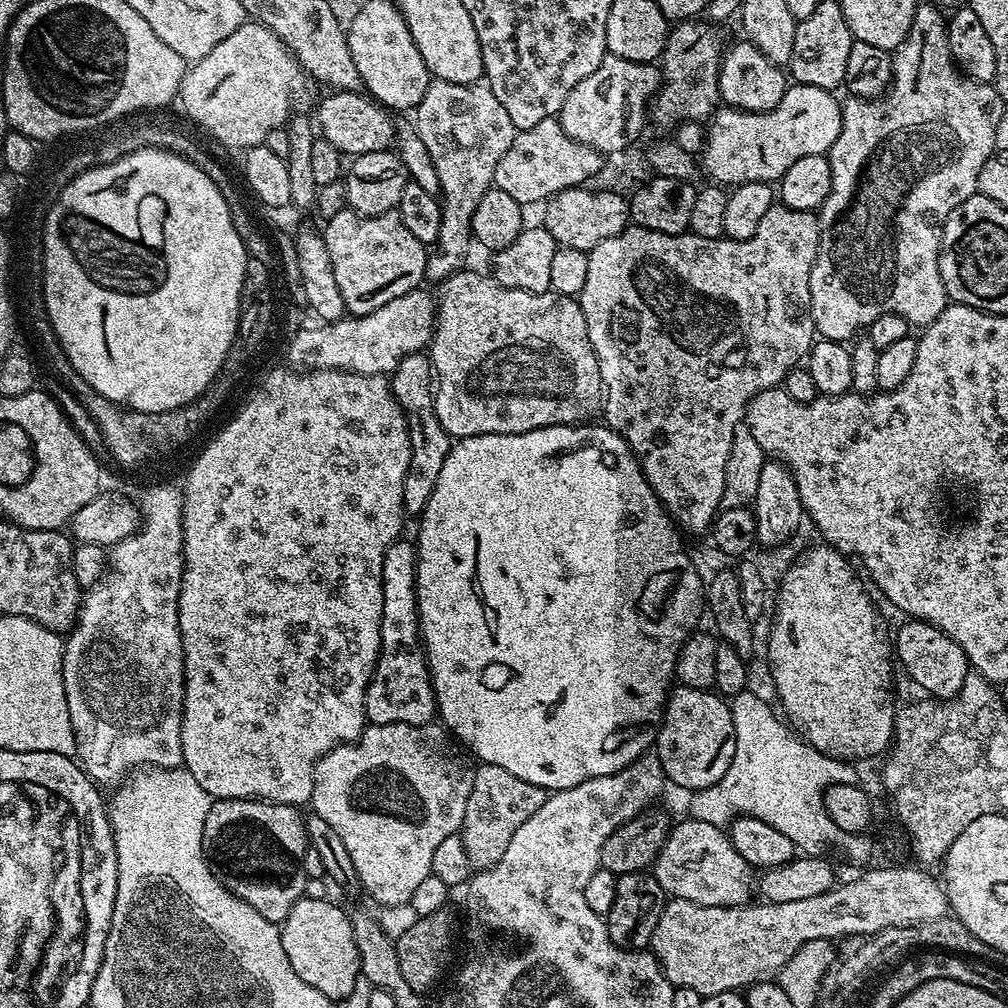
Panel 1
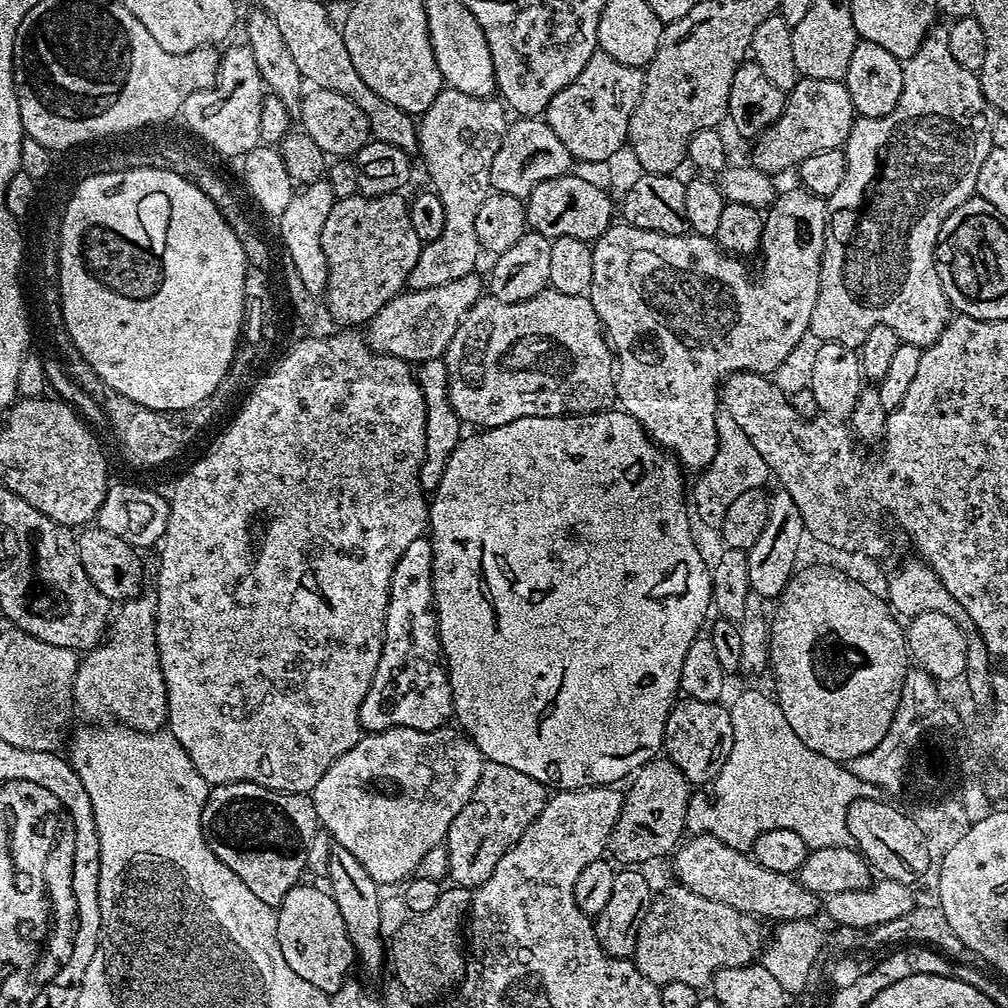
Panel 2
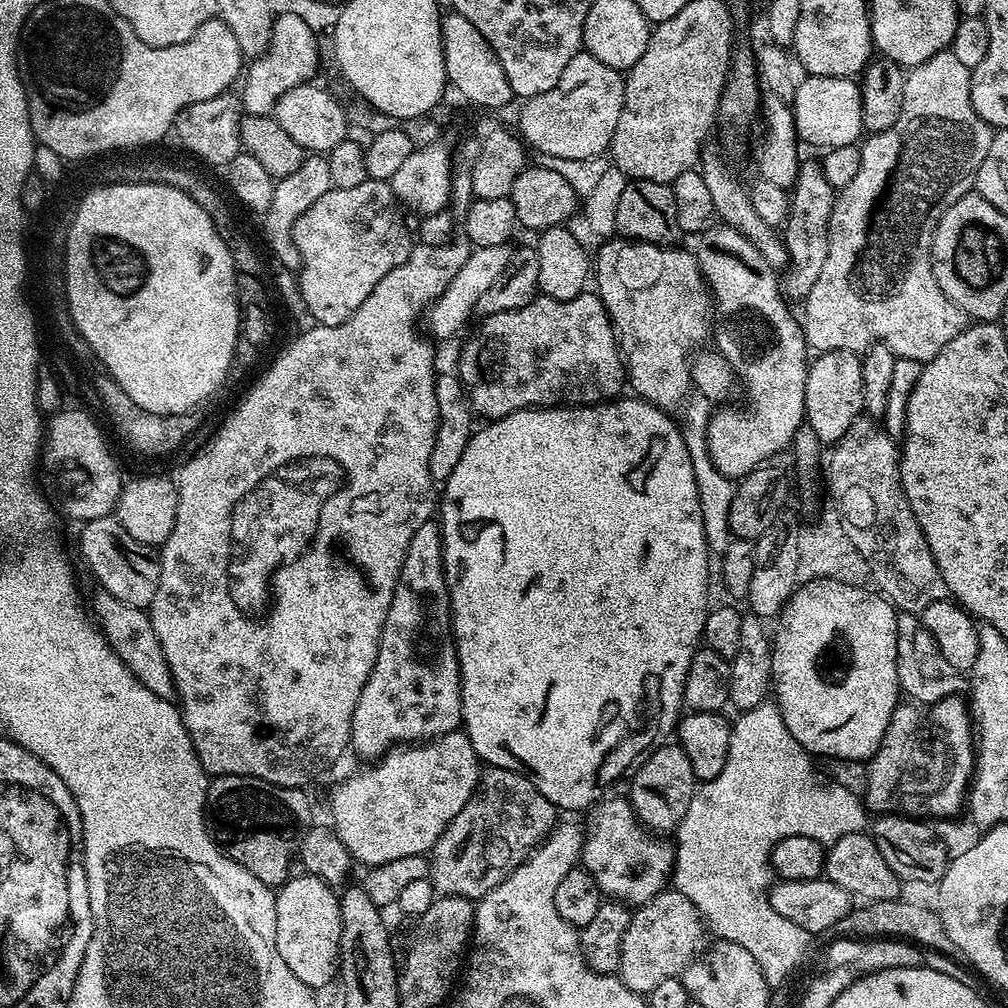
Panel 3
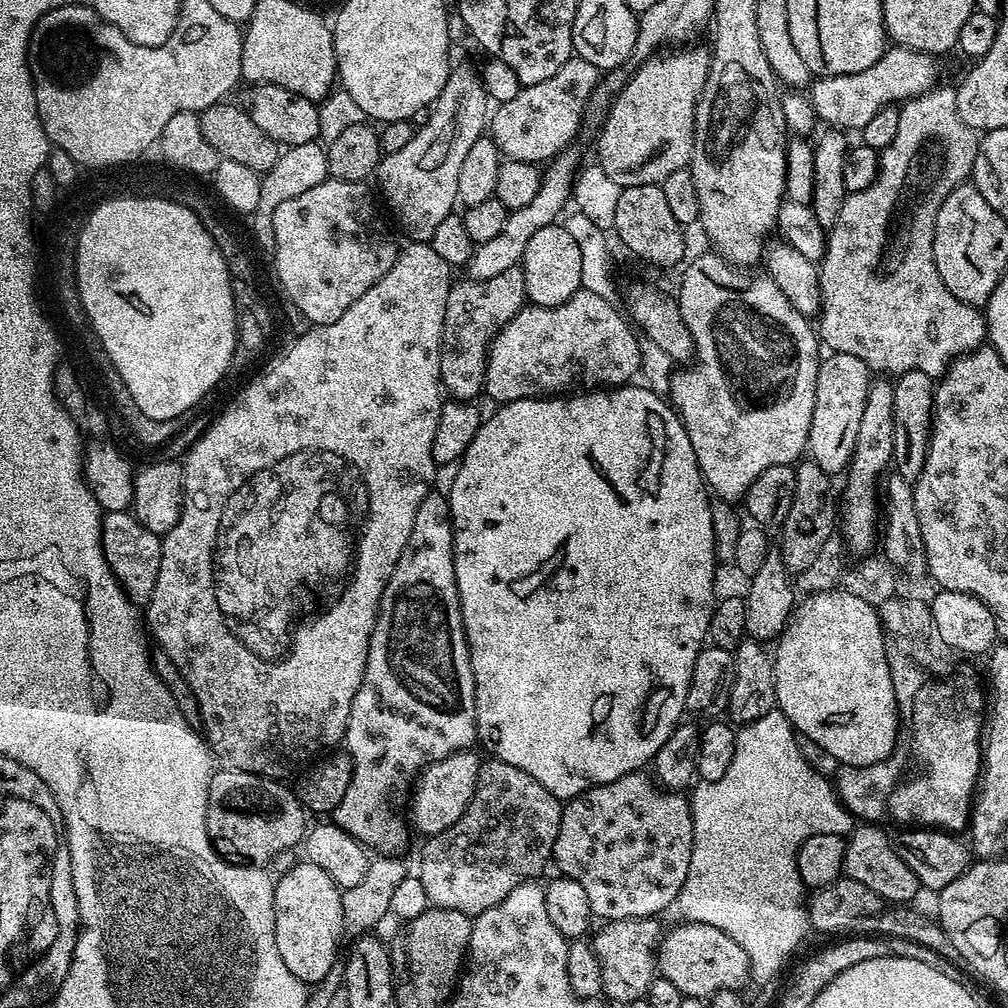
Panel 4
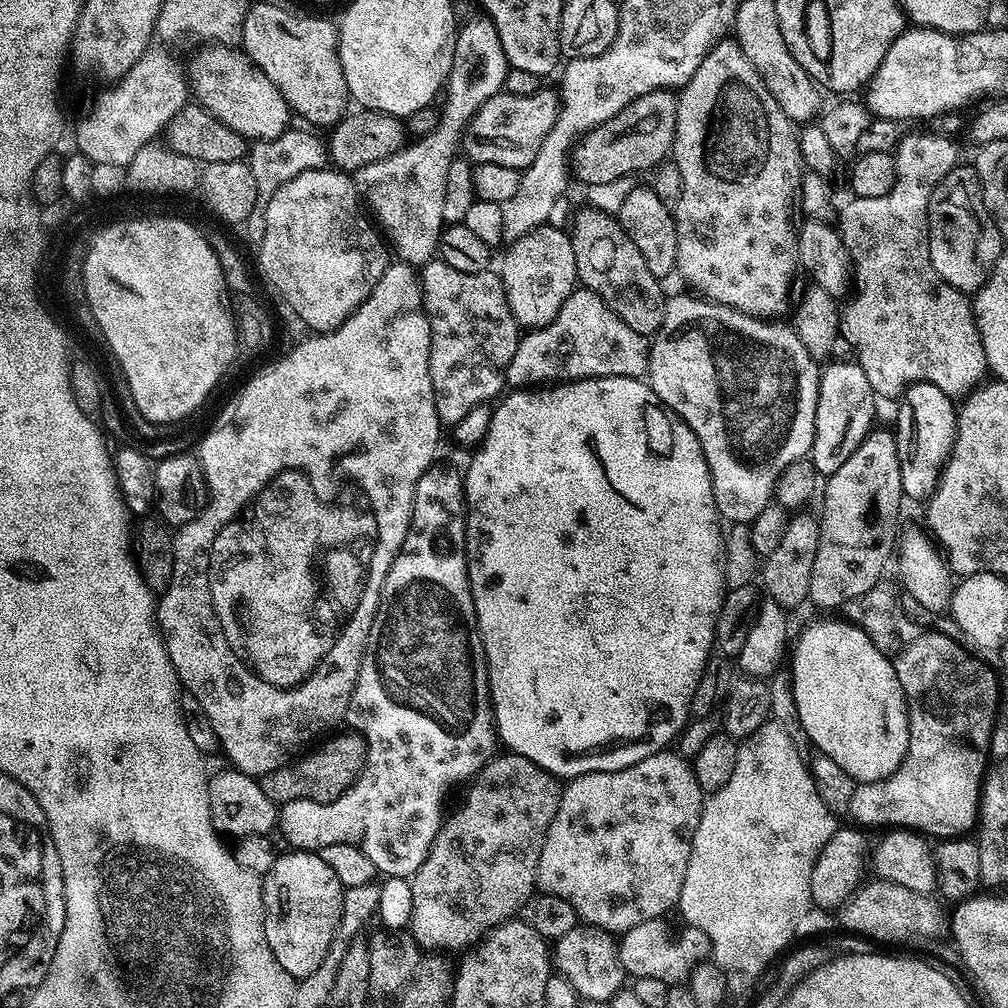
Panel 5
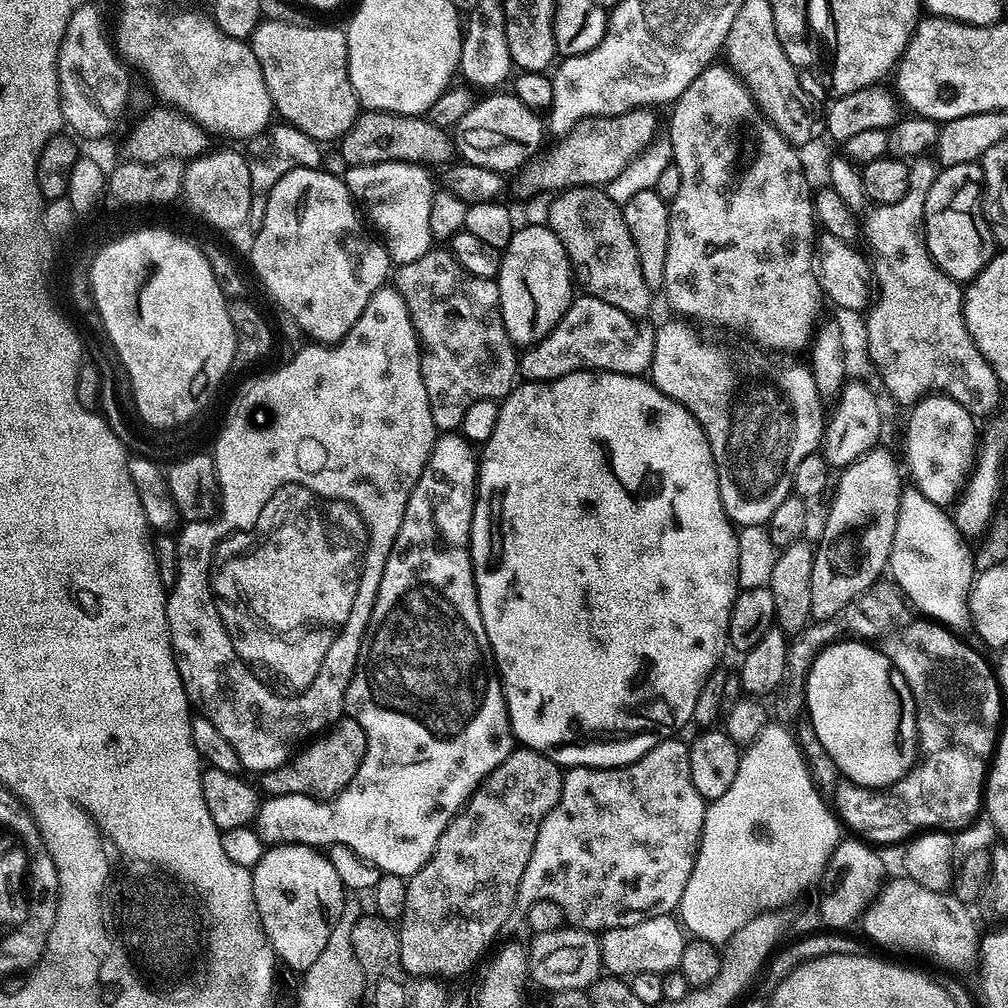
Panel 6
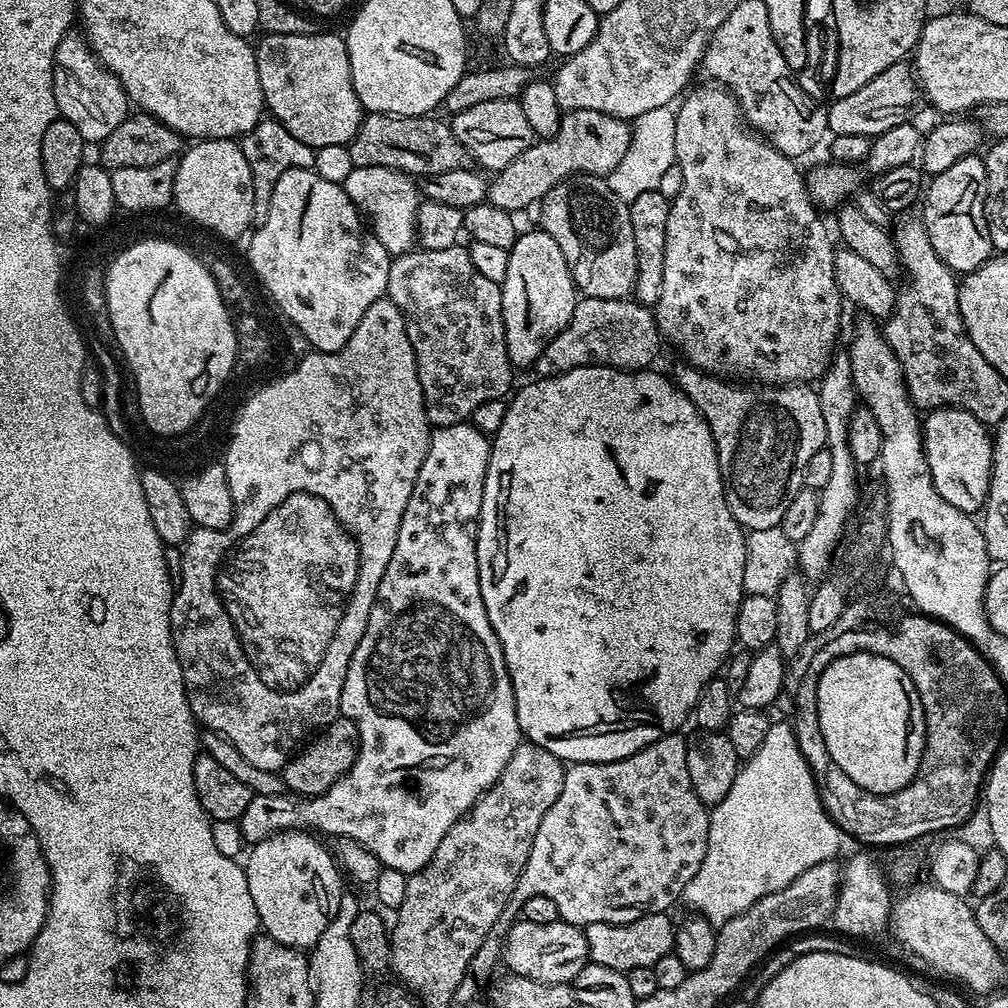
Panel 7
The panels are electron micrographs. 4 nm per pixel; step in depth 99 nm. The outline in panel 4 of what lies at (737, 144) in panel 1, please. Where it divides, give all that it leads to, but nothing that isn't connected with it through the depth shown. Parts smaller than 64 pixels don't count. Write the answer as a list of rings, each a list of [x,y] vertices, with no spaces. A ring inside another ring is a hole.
[[[889,47],[874,66],[858,74],[819,77],[810,88],[812,108],[825,125],[841,130],[862,129],[888,104],[899,105],[937,87],[936,60],[935,55],[917,52],[915,48]]]

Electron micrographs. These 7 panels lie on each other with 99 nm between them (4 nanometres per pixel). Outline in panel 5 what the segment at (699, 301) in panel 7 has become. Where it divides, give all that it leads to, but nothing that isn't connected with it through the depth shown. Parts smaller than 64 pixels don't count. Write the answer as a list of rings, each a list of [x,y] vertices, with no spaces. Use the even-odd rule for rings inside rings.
[[[725,38],[716,44],[706,54],[706,58],[702,62],[702,66],[698,66],[698,70],[692,75],[687,84],[683,85],[679,89],[678,99],[676,101],[676,137],[672,143],[672,150],[670,153],[671,159],[676,161],[678,170],[682,170],[682,202],[678,202],[678,206],[674,209],[674,215],[676,218],[676,229],[678,230],[678,258],[676,259],[678,265],[679,275],[684,275],[690,283],[693,284],[693,289],[696,289],[699,293],[702,293],[705,297],[712,300],[719,301],[720,304],[729,304],[732,308],[742,309],[743,312],[749,312],[752,316],[759,316],[761,318],[776,318],[781,314],[779,312],[787,313],[790,308],[790,300],[788,304],[788,291],[792,288],[792,279],[795,278],[796,272],[798,273],[798,261],[796,258],[796,237],[797,237],[797,225],[792,225],[792,208],[794,212],[794,201],[797,199],[800,190],[800,177],[802,175],[802,165],[800,163],[800,151],[798,150],[798,132],[794,127],[794,121],[784,113],[780,103],[774,98],[774,94],[770,94],[770,90],[766,86],[764,79],[758,74],[758,70],[750,62],[750,58],[746,56],[740,45],[735,39]]]

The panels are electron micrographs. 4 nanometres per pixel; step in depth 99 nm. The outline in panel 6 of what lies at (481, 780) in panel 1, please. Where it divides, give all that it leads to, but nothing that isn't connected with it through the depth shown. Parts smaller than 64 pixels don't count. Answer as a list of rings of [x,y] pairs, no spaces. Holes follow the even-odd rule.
[[[520,746],[479,784],[459,814],[442,830],[431,858],[413,876],[407,877],[406,910],[398,924],[404,968],[418,976],[445,978],[460,976],[477,967],[481,957],[493,947],[492,939],[501,935],[503,923],[515,906],[520,879],[526,862],[530,862],[538,830],[558,802],[563,781],[561,765],[549,760],[543,752]]]

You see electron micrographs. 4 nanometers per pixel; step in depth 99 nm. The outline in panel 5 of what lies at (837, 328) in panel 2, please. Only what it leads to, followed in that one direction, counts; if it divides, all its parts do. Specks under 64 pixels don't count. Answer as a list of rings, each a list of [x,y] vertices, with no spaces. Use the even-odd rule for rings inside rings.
[[[905,131],[899,146],[895,150],[896,158],[896,181],[894,182],[894,190],[890,190],[890,194],[882,194],[882,198],[852,198],[844,209],[839,209],[838,220],[840,216],[840,224],[838,223],[838,231],[842,238],[842,242],[848,251],[848,259],[850,261],[851,271],[854,273],[854,290],[856,293],[852,296],[852,301],[846,303],[840,309],[840,336],[846,343],[852,347],[855,363],[860,365],[861,370],[866,374],[866,379],[870,381],[872,391],[877,397],[896,396],[903,397],[906,386],[909,384],[921,384],[922,382],[930,382],[934,386],[938,386],[938,390],[942,390],[953,398],[963,397],[984,378],[982,377],[989,371],[986,362],[986,350],[982,346],[982,338],[980,331],[976,325],[976,316],[972,312],[972,300],[965,293],[959,292],[954,286],[950,286],[938,274],[938,270],[934,270],[934,262],[930,262],[930,246],[928,245],[928,207],[930,206],[930,198],[934,194],[934,190],[942,182],[942,178],[946,178],[946,174],[950,174],[952,168],[957,167],[956,160],[956,144],[948,136],[943,136],[940,132],[911,132]]]

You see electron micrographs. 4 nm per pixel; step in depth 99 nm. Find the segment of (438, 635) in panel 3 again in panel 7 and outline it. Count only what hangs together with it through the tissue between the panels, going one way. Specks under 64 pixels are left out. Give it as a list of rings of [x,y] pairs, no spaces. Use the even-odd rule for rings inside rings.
[[[470,422],[436,428],[429,435],[426,458],[418,470],[418,478],[414,482],[410,502],[406,502],[406,510],[398,526],[394,554],[390,554],[390,562],[382,574],[382,582],[378,582],[378,590],[372,603],[370,618],[366,622],[366,630],[354,650],[351,662],[348,663],[346,682],[342,686],[340,711],[345,717],[356,723],[357,732],[360,735],[356,760],[353,761],[352,768],[343,776],[338,777],[325,794],[315,798],[296,799],[288,794],[253,795],[250,806],[246,806],[246,810],[240,815],[238,821],[245,845],[257,844],[259,840],[265,840],[267,836],[273,836],[279,832],[293,830],[329,832],[329,837],[332,838],[345,836],[362,842],[362,846],[366,846],[366,850],[374,853],[383,867],[411,874],[422,866],[426,866],[426,862],[430,862],[434,850],[438,850],[438,842],[446,838],[450,826],[454,826],[456,820],[467,816],[469,810],[479,802],[480,797],[490,790],[490,786],[498,782],[502,770],[506,770],[506,762],[510,762],[510,754],[514,754],[514,750],[522,742],[522,733],[518,726],[514,690],[510,682],[510,674],[506,670],[504,651],[498,642],[498,634],[494,634],[494,626],[490,626],[490,618],[482,602],[482,590],[478,578],[478,554],[476,553],[476,530],[482,510],[484,483],[488,473],[489,447],[489,437],[479,432]]]

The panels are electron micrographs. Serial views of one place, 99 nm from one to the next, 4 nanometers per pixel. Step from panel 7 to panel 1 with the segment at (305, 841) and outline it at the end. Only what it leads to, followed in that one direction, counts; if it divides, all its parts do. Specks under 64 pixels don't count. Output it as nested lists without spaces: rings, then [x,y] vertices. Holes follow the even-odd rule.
[[[305,895],[280,924],[280,937],[282,950],[286,950],[286,958],[290,958],[290,966],[294,966],[294,974],[302,982],[337,1002],[343,1002],[352,993],[354,982],[361,975],[360,956],[347,911],[328,900]]]

